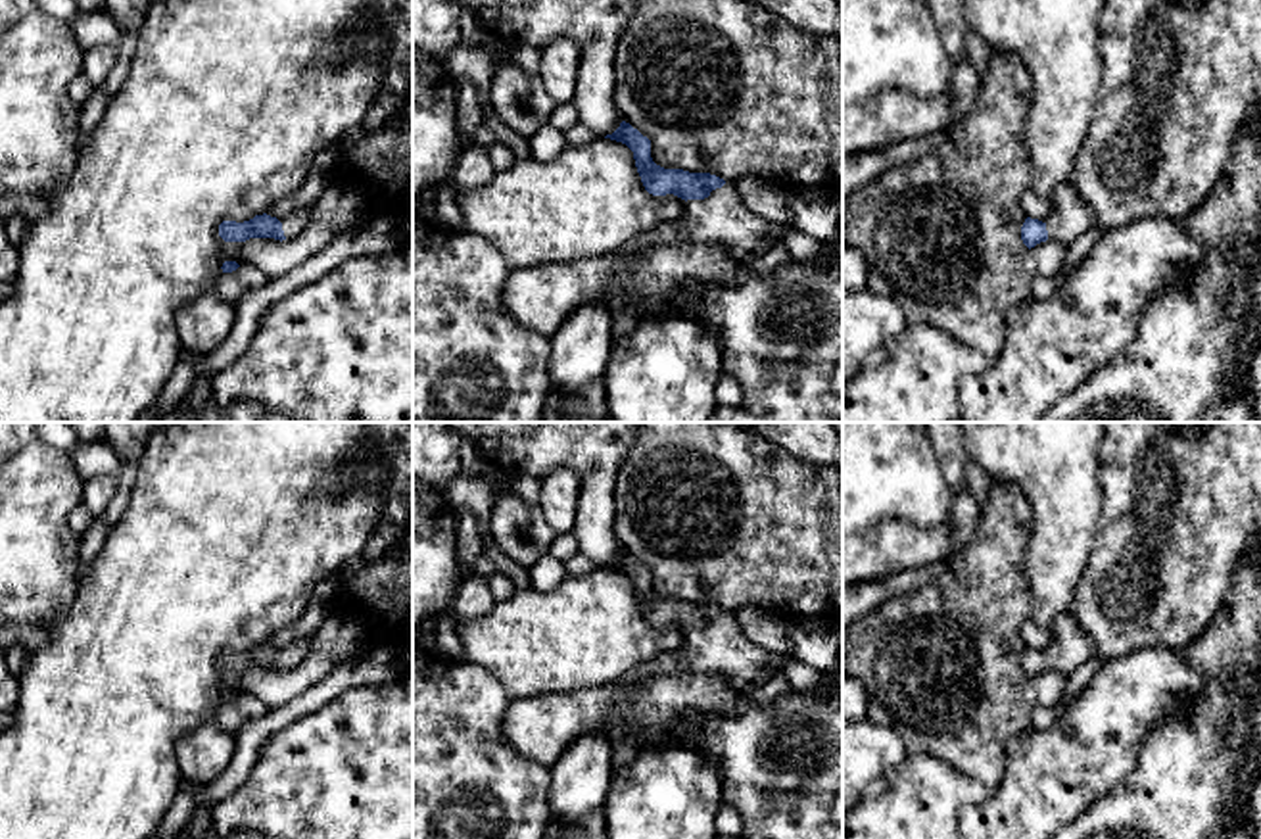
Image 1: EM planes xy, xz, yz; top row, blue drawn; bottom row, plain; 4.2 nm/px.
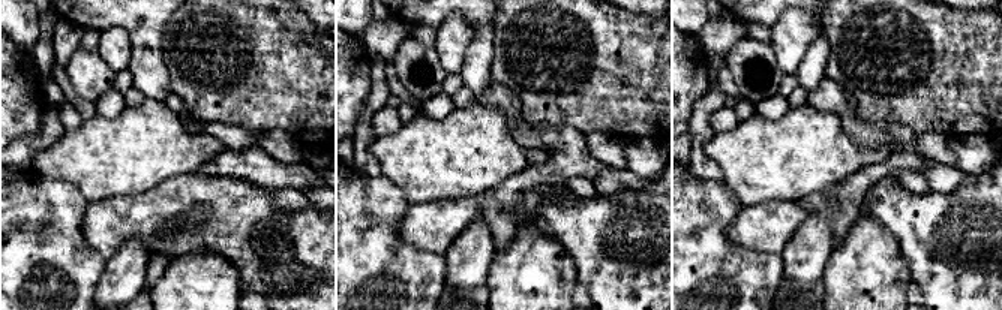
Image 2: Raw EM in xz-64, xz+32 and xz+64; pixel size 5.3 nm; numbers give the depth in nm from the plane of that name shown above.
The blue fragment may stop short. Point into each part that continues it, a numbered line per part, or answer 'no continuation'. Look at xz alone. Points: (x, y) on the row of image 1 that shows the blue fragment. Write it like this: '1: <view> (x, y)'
1: xz (720, 217)

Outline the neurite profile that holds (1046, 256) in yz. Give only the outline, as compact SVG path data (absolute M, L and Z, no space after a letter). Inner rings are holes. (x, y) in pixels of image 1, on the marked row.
M1050 238L1031 248L1031 257L1036 275L1042 276L1056 276L1061 271L1063 255L1065 255L1065 246Z

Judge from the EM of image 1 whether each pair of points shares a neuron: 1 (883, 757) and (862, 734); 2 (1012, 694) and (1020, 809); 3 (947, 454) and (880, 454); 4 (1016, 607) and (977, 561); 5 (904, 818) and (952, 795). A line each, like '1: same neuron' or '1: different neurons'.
1: same neuron
2: different neurons
3: different neurons
4: same neuron
5: same neuron

